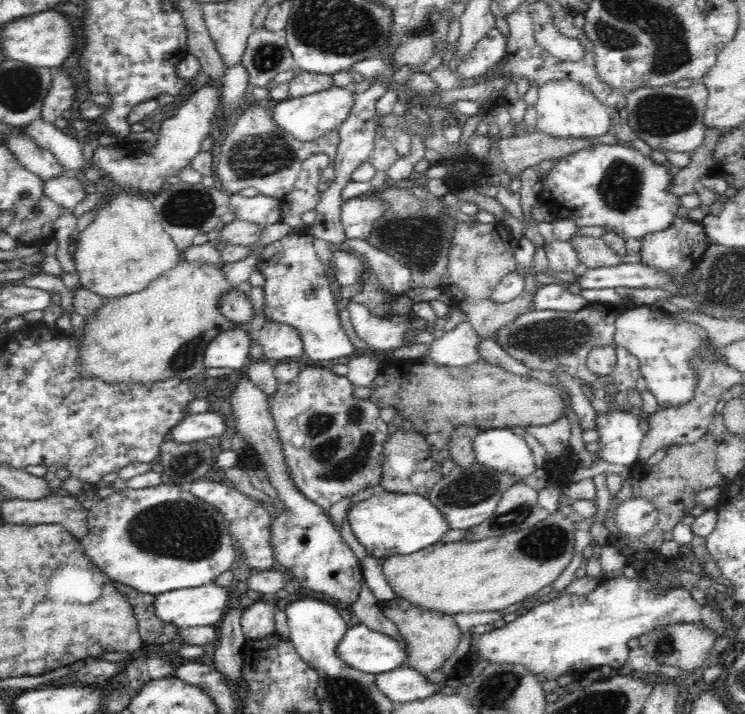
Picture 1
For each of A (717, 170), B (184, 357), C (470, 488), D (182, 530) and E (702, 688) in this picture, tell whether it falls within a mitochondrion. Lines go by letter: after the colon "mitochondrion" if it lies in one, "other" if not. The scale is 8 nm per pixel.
A: other
B: mitochondrion
C: mitochondrion
D: mitochondrion
E: other

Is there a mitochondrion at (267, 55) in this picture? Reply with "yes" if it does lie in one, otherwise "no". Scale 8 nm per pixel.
yes

